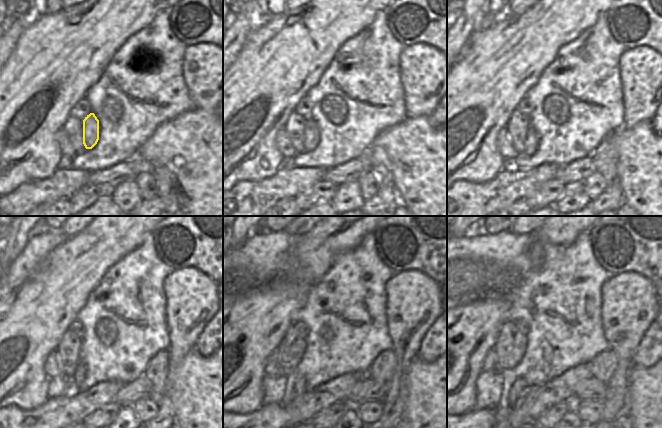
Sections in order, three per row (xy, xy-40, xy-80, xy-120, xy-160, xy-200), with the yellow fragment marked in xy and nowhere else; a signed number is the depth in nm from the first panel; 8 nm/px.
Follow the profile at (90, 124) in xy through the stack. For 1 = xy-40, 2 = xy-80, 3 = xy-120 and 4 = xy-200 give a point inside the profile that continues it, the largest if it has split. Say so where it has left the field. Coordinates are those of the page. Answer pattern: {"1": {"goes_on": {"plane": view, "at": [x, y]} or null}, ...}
{"1": {"goes_on": {"plane": "xy-40", "at": [311, 140]}}, "2": {"goes_on": {"plane": "xy-80", "at": [532, 141]}}, "3": {"goes_on": {"plane": "xy-120", "at": [78, 377]}}, "4": {"goes_on": {"plane": "xy-200", "at": [520, 389]}}}

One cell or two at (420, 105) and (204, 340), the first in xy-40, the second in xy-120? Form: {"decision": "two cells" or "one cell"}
{"decision": "two cells"}

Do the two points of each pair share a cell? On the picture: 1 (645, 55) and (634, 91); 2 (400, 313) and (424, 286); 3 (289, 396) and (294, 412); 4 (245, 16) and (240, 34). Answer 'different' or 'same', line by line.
1: same
2: same
3: different
4: same

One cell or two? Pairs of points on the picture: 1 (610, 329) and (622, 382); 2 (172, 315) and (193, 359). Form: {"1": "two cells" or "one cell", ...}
{"1": "one cell", "2": "two cells"}

